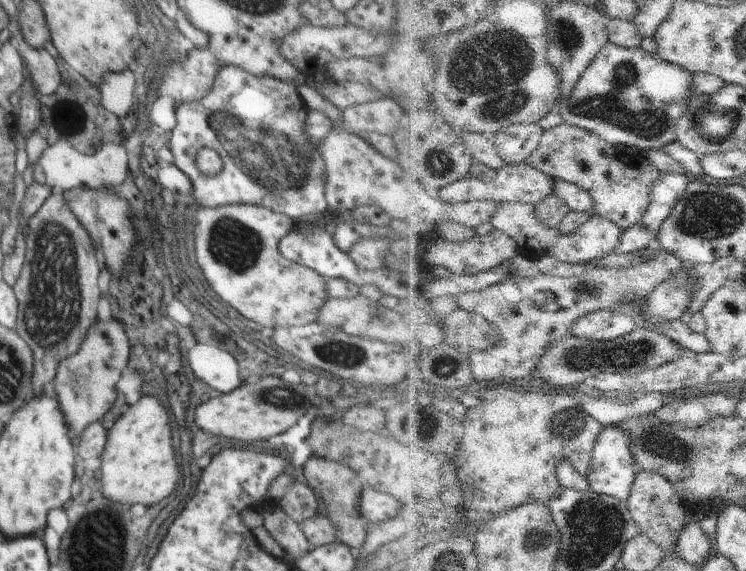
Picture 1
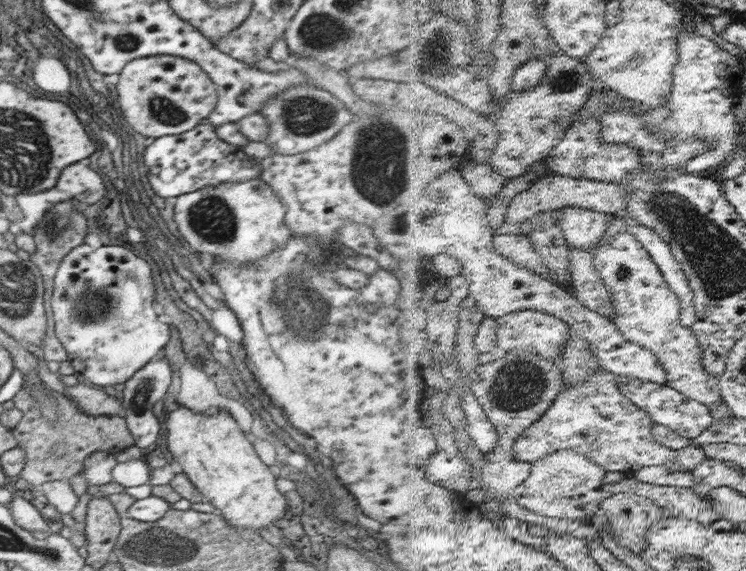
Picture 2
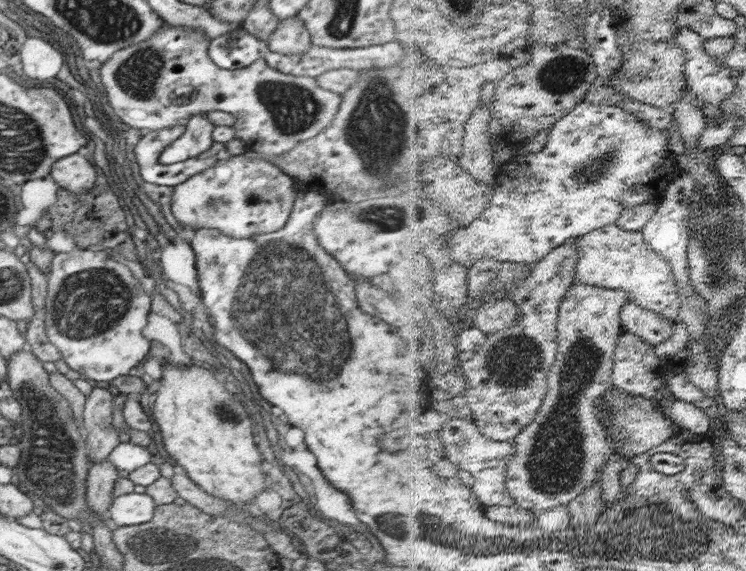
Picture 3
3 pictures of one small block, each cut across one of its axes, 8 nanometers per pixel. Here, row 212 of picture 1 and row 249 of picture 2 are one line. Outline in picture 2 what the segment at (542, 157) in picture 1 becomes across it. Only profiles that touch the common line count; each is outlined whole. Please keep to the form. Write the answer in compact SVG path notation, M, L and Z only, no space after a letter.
M634 230L601 242L595 249L594 262L612 291L615 323L626 339L656 352L667 370L667 385L710 407L724 399L720 378L704 366L704 349L697 333L692 326L684 324L681 297L666 281L658 262Z

